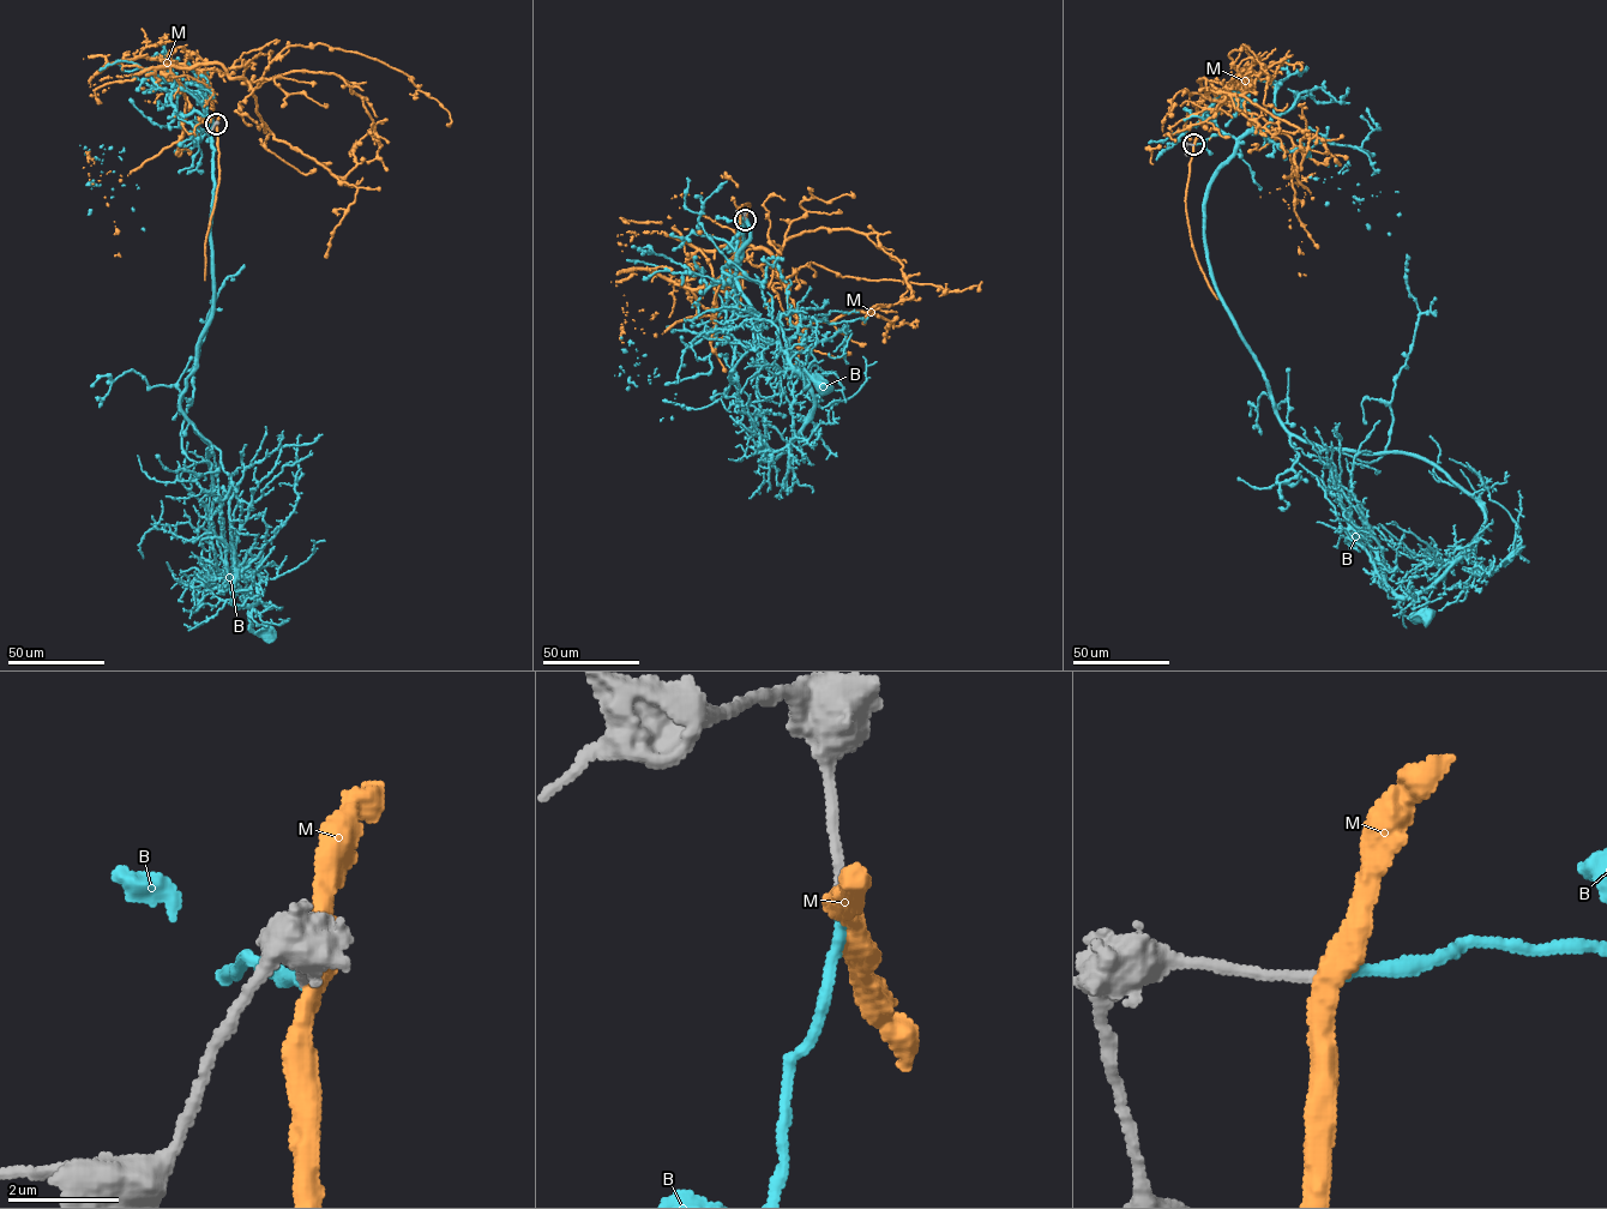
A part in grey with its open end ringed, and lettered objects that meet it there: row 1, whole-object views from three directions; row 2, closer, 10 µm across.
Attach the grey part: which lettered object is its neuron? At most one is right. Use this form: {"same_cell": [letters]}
{"same_cell": ["B"]}

